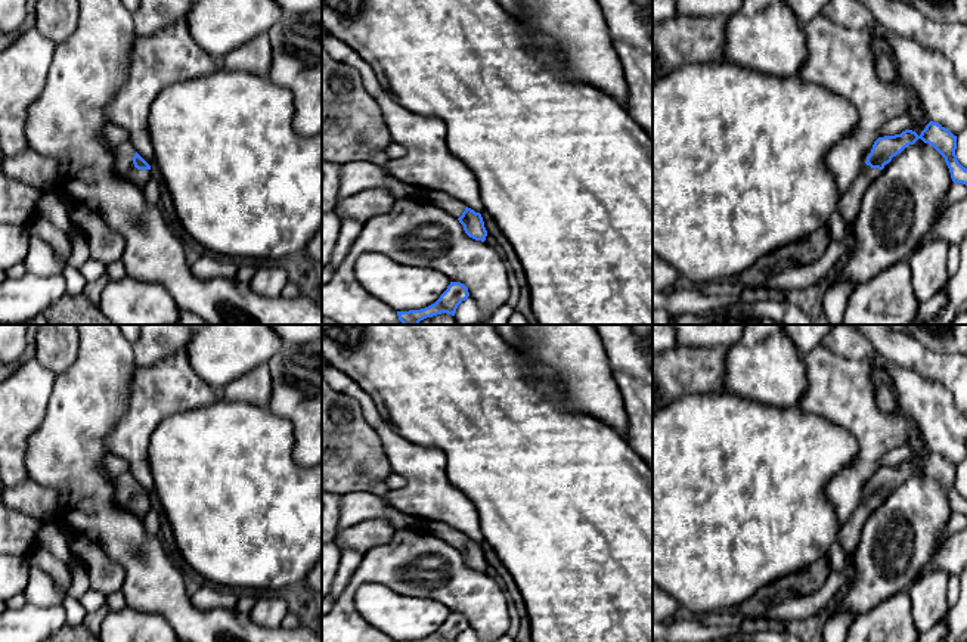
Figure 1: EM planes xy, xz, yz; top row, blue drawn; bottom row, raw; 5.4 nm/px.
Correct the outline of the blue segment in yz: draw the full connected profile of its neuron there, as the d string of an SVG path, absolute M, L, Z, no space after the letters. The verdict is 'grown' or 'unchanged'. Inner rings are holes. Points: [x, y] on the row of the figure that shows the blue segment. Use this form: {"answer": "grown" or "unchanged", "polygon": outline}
{"answer": "grown", "polygon": "M930 121L920 136L912 130L905 130L901 134L878 137L865 155L861 173L836 205L836 211L843 218L846 229L853 229L859 215L862 196L880 176L884 165L918 139L932 145L945 158L954 183L967 186L967 168L958 162L955 155L957 136L940 124Z"}

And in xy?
{"answer": "grown", "polygon": "M131 142L118 145L114 151L114 171L124 180L145 189L151 176L151 165L136 152Z"}

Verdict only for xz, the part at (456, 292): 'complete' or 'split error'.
complete

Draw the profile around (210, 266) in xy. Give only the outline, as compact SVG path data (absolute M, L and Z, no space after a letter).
M204 254L190 264L195 276L201 279L235 277L239 261L217 254Z

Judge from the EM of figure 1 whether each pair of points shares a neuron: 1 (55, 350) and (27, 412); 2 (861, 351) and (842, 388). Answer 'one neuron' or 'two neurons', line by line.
1: two neurons
2: two neurons

